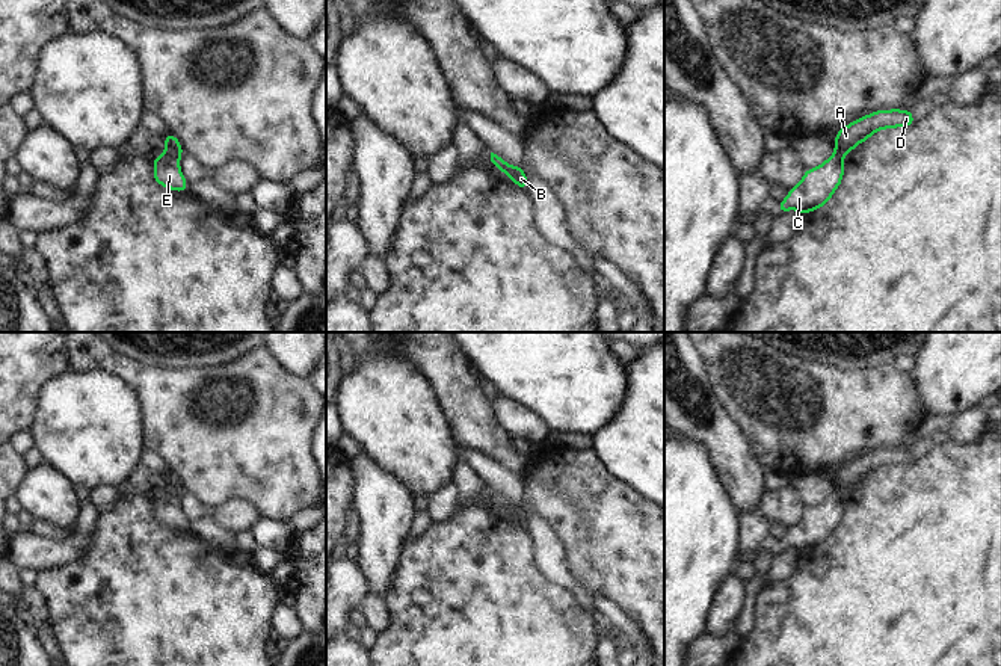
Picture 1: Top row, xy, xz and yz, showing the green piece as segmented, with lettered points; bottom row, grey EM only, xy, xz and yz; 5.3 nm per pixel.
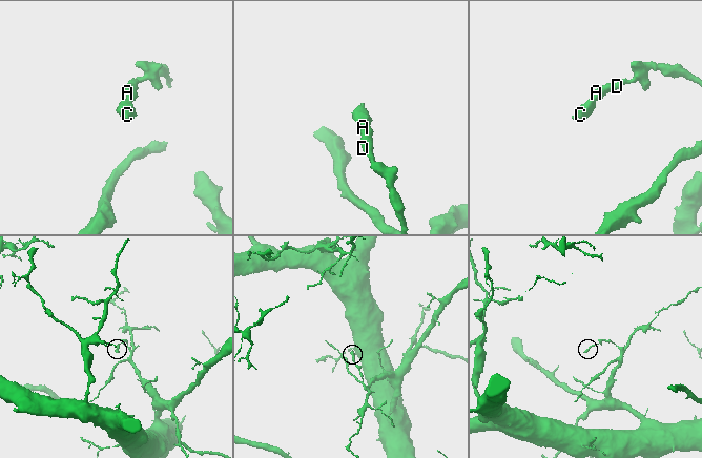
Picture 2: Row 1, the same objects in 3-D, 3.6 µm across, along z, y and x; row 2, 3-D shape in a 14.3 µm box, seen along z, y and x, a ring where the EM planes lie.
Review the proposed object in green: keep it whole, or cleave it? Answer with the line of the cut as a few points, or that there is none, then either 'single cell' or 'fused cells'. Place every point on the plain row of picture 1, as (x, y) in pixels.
xy (165, 491), (175, 497) | fused cells

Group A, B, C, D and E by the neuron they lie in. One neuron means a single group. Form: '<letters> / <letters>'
A B D / C E

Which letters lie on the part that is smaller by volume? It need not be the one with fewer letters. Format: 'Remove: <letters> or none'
Remove: C, E

